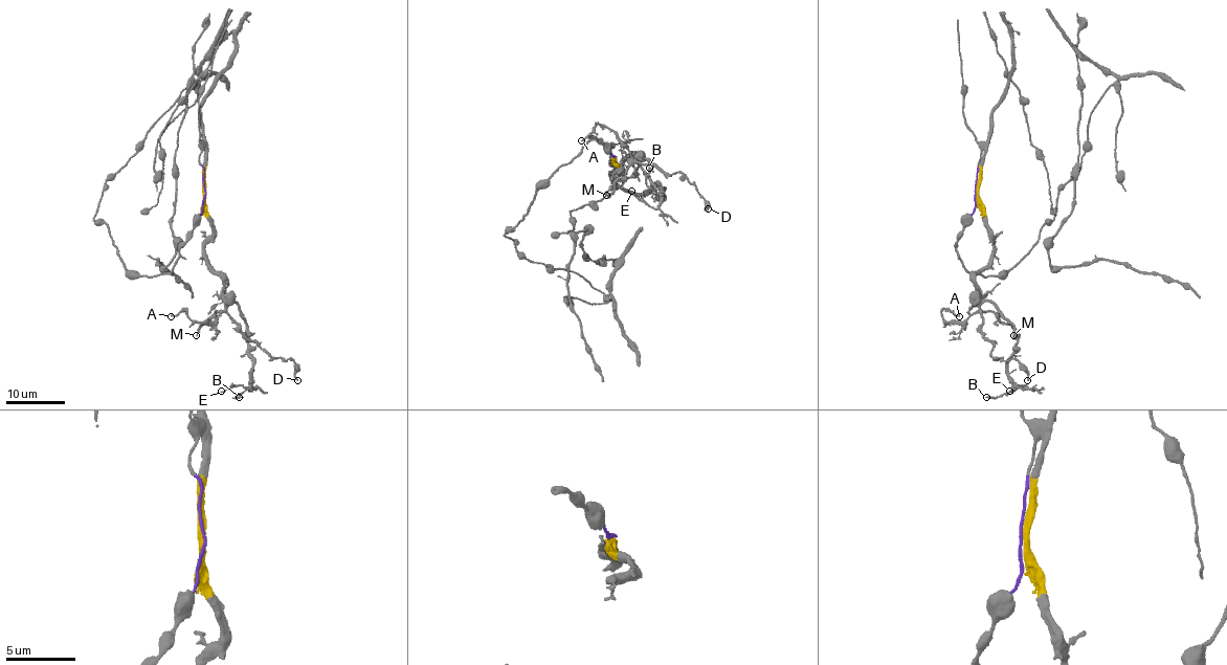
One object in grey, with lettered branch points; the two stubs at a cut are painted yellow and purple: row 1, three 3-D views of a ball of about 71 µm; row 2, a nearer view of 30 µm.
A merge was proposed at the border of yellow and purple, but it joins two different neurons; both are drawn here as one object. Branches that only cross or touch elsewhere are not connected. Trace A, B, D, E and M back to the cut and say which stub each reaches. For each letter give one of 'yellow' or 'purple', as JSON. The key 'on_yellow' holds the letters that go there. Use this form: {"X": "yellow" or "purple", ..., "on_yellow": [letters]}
{"A": "yellow", "B": "yellow", "D": "yellow", "E": "yellow", "M": "yellow", "on_yellow": ["A", "B", "D", "E", "M"]}

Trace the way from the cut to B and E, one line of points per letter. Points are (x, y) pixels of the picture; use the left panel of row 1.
B: (204, 192), (212, 231), (204, 257), (245, 327), (251, 380), (240, 397)
E: (204, 192), (212, 231), (204, 257), (222, 278), (223, 295), (238, 306), (251, 362), (248, 388), (220, 392)

